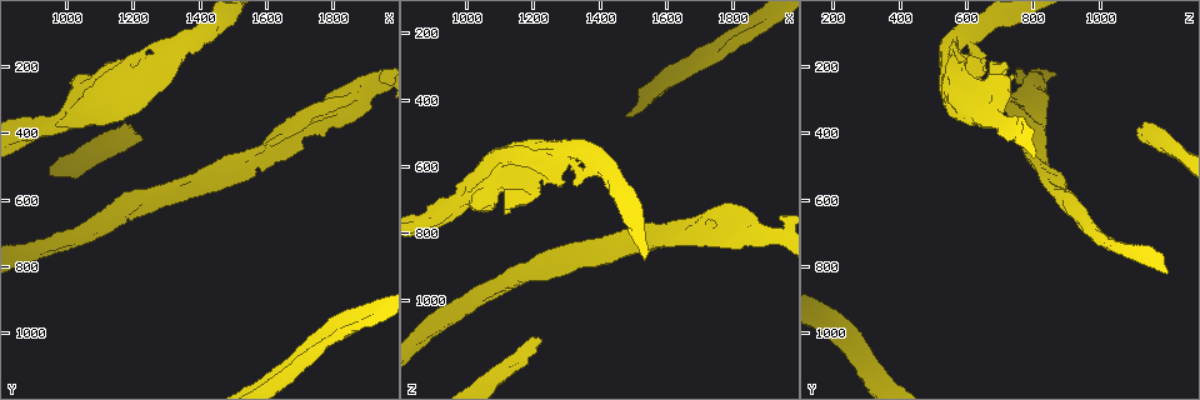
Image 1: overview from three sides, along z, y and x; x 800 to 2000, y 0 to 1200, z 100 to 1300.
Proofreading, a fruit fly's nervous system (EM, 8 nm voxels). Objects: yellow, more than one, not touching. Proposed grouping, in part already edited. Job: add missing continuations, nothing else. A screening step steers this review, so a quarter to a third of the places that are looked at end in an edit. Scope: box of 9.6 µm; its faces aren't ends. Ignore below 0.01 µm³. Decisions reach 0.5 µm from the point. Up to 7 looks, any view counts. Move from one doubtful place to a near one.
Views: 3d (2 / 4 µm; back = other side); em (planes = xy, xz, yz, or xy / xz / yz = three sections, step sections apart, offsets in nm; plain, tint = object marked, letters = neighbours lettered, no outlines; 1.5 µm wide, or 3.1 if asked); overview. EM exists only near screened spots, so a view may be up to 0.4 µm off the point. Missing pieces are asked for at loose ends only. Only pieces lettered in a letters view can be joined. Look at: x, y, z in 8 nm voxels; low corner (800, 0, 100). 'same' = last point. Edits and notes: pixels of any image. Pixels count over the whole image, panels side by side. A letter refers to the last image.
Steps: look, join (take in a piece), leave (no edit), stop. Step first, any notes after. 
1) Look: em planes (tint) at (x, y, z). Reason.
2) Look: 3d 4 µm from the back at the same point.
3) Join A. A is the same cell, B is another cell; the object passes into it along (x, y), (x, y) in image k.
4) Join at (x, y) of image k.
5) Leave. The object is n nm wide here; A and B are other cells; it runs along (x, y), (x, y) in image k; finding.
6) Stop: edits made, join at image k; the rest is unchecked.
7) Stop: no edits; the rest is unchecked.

Look: em planes (letters) at (1230, 570, 870). Free end.

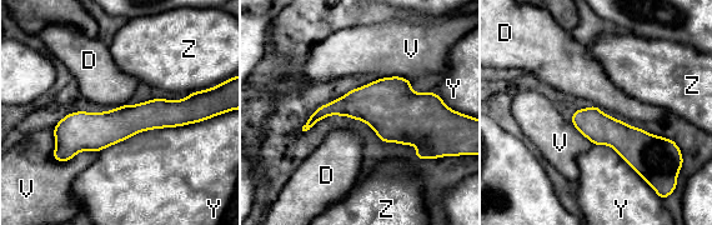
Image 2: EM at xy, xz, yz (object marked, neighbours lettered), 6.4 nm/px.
Leave. D, V, Y and Z are other cells; no lettered piece goes on from it.

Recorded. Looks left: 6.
Look: 3d 2 µm at (1220, 400, 1120). Long arm stops here.

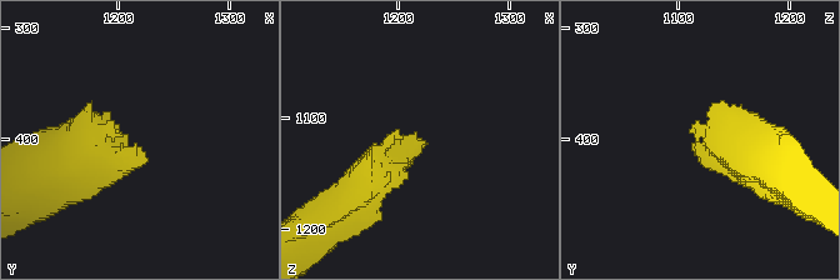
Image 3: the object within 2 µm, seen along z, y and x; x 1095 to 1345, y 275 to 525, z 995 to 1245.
Look: em planes (letters) at (1218, 404, 1110). Need the tissue.

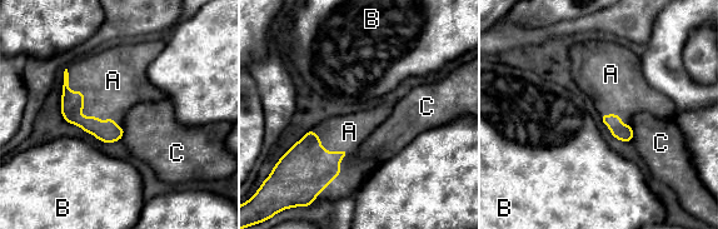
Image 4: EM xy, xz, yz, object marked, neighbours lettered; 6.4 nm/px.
Join A. The longest contact is with A, 500 nm; A is the same cell, B and C are other cells; the object passes into it along (71, 101), (83, 109), (111, 83) in image 4; the neuron continues.

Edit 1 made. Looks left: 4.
Stop: edits made, join at image 4; the rest is unchecked.

